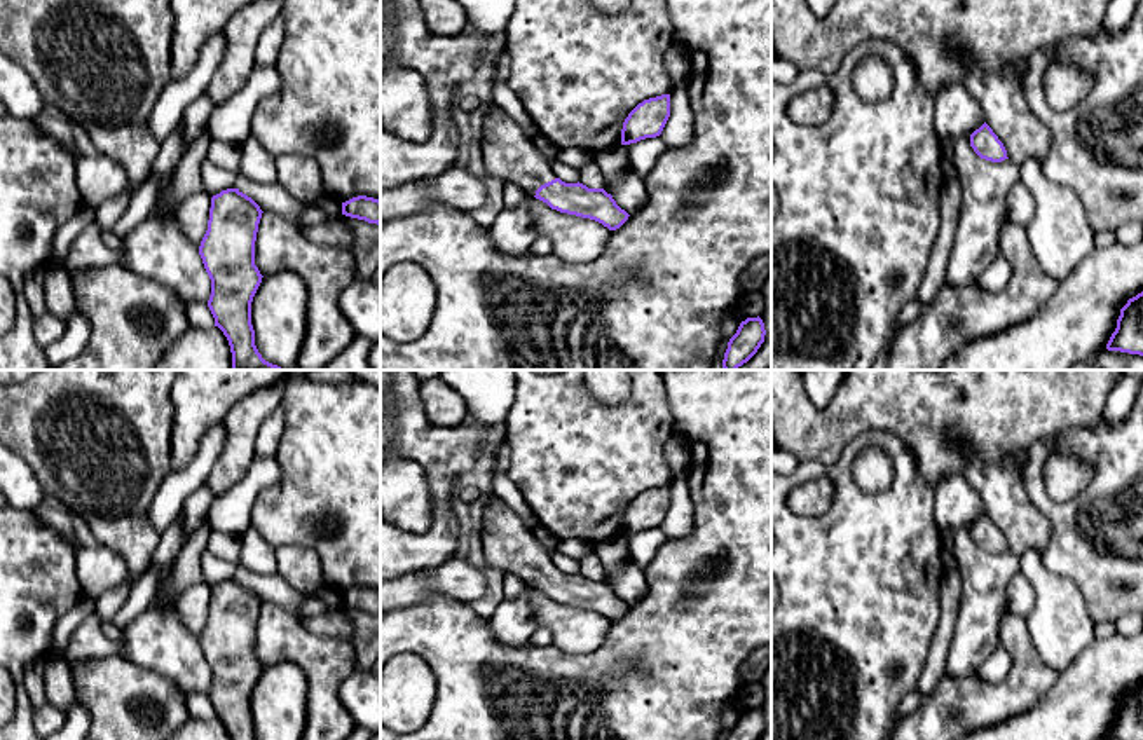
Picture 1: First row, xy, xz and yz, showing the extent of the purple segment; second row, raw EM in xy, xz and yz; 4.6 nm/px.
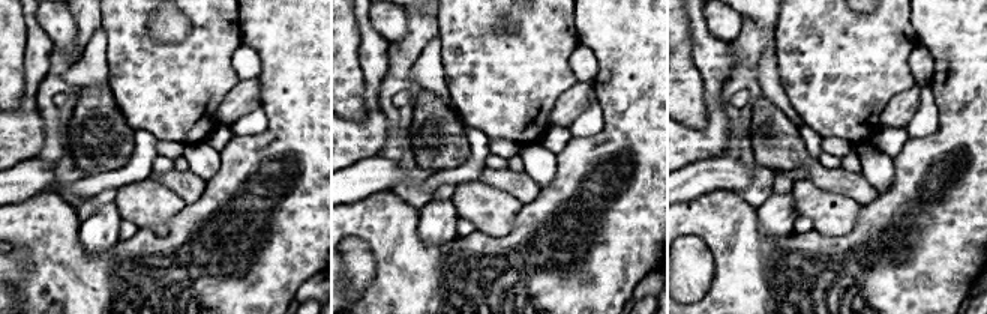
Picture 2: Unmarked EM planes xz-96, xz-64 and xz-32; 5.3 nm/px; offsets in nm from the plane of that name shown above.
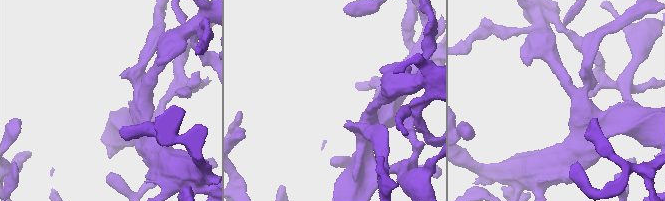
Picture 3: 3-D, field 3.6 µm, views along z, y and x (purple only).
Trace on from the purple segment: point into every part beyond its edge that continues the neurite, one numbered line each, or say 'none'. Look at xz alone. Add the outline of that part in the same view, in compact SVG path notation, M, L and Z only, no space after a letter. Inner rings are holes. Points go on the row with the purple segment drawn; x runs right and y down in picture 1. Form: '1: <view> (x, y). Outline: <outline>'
1: xz (510, 156). Outline: M485 103L480 145L487 175L518 185L530 197L557 178L534 140L494 103Z

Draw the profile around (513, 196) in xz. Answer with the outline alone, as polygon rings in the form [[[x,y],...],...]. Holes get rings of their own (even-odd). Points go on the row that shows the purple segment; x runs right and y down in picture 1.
[[[504,182],[504,194],[503,194],[504,208],[518,206],[525,197],[527,197],[527,192],[524,188],[520,188],[511,182]]]

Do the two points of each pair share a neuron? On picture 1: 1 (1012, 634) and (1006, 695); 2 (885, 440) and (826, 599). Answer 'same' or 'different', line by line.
1: same
2: same

